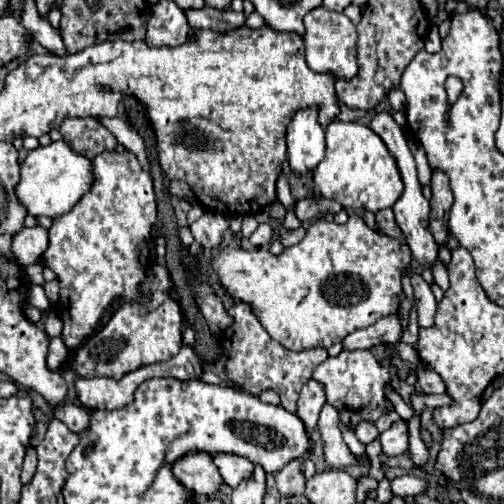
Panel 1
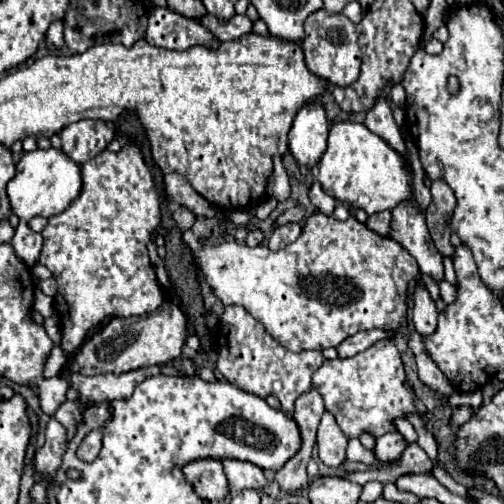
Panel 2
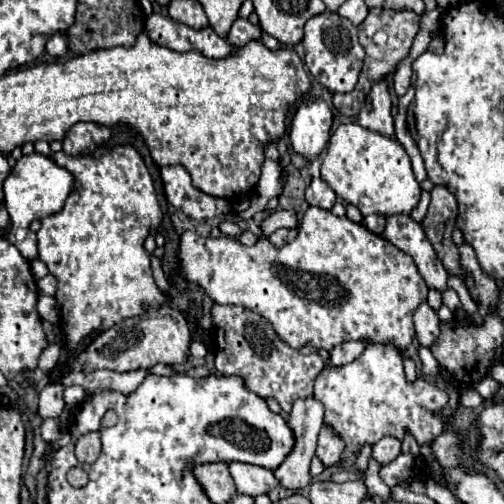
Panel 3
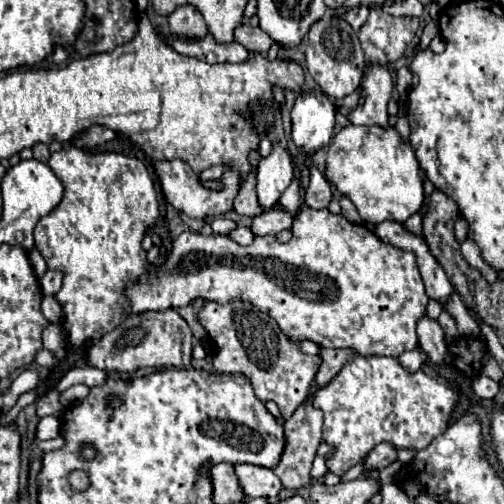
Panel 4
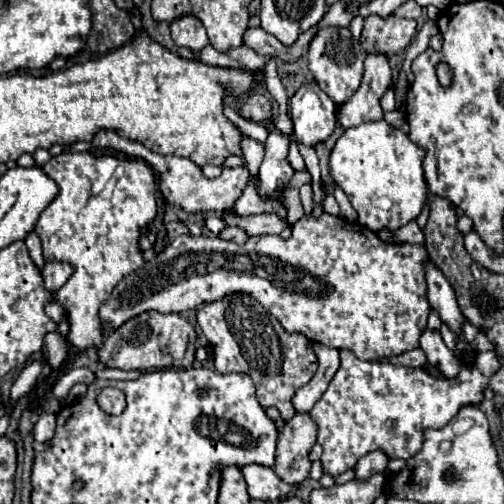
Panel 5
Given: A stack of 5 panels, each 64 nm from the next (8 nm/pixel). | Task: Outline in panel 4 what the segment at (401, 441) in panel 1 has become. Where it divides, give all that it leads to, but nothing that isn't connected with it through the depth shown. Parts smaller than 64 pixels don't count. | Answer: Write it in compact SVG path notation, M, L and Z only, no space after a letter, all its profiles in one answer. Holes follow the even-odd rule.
M378 444L366 456L366 470L370 470L370 468L382 470L388 464L392 464L396 458L398 458L398 452L396 452L396 448L392 448L392 444Z

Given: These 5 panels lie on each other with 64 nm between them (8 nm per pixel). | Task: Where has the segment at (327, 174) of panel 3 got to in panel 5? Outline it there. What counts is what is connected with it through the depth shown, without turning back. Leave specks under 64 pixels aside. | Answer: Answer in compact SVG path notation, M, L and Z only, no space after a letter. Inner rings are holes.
M384 120L366 122L344 130L330 154L330 176L340 190L350 198L358 212L358 222L372 232L380 228L398 230L416 220L428 196L428 186L422 170L424 150L410 142L400 130Z

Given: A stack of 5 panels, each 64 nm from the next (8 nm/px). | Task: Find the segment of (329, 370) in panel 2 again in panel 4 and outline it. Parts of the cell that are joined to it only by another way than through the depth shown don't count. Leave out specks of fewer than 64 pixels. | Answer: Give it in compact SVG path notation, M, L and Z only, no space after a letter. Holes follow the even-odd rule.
M356 356L324 388L318 388L314 394L314 406L324 412L322 440L336 448L334 456L326 460L328 470L342 476L380 442L392 442L398 450L400 448L424 450L436 436L440 436L440 432L444 432L444 428L448 428L448 420L452 408L456 406L456 400L458 392L446 388L444 384L438 384L422 370L418 370L416 374L408 374L400 366L400 362L392 356Z

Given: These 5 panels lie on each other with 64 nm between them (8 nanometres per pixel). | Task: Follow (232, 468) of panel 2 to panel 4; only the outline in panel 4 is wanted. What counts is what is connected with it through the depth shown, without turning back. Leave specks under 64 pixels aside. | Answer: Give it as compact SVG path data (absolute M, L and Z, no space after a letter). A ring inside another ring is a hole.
M234 464L234 472L246 498L274 498L282 490L282 482L270 468L254 464Z

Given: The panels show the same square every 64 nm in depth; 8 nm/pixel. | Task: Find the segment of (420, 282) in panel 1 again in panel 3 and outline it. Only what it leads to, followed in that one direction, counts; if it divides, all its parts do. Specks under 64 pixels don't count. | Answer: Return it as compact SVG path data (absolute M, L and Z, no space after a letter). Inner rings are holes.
M422 302L416 310L414 310L414 330L416 330L416 340L418 344L430 348L432 342L438 338L440 334L440 320L436 310L432 310L428 306L428 302Z

